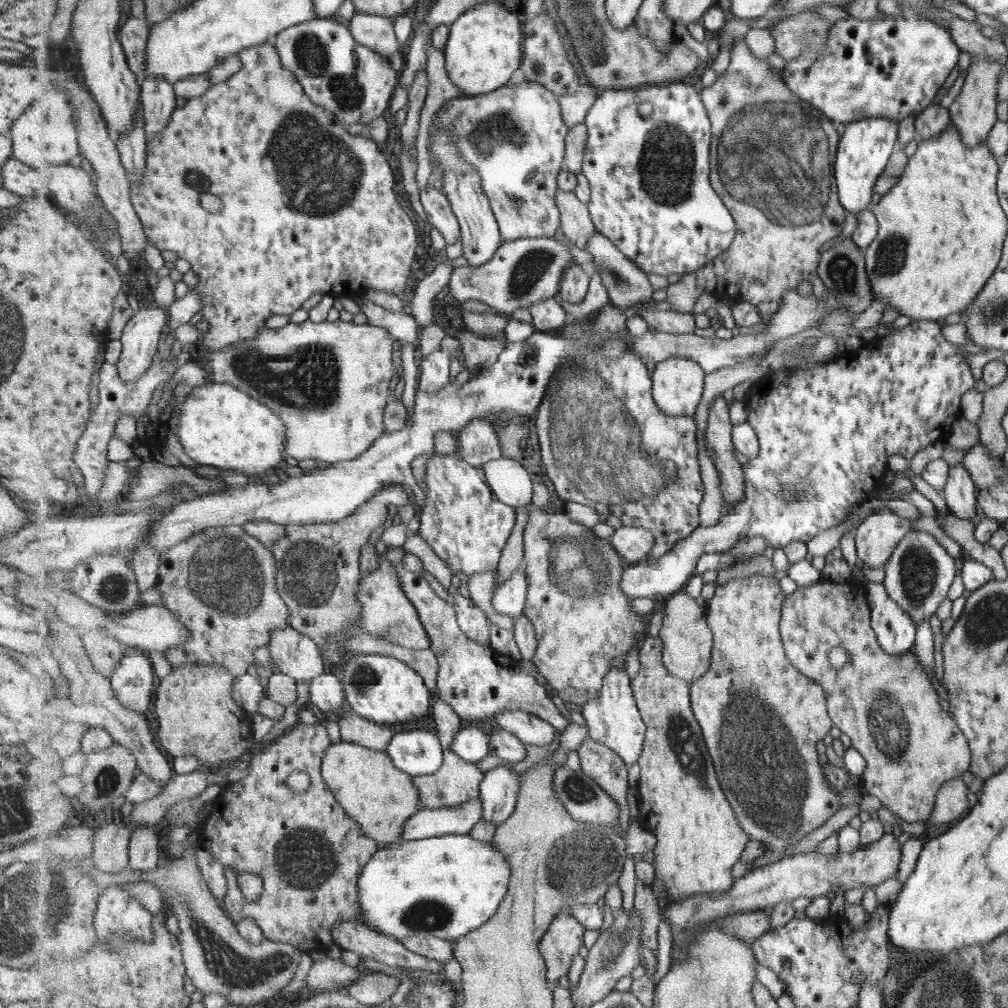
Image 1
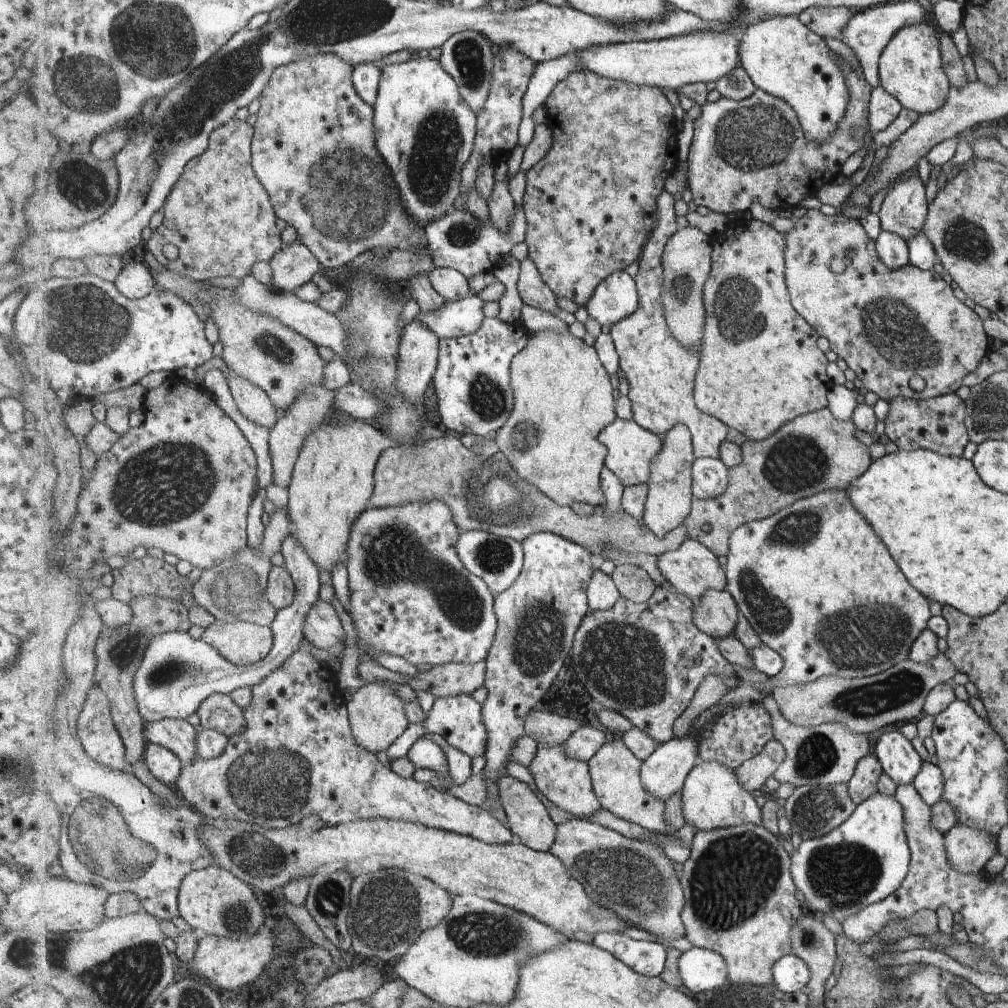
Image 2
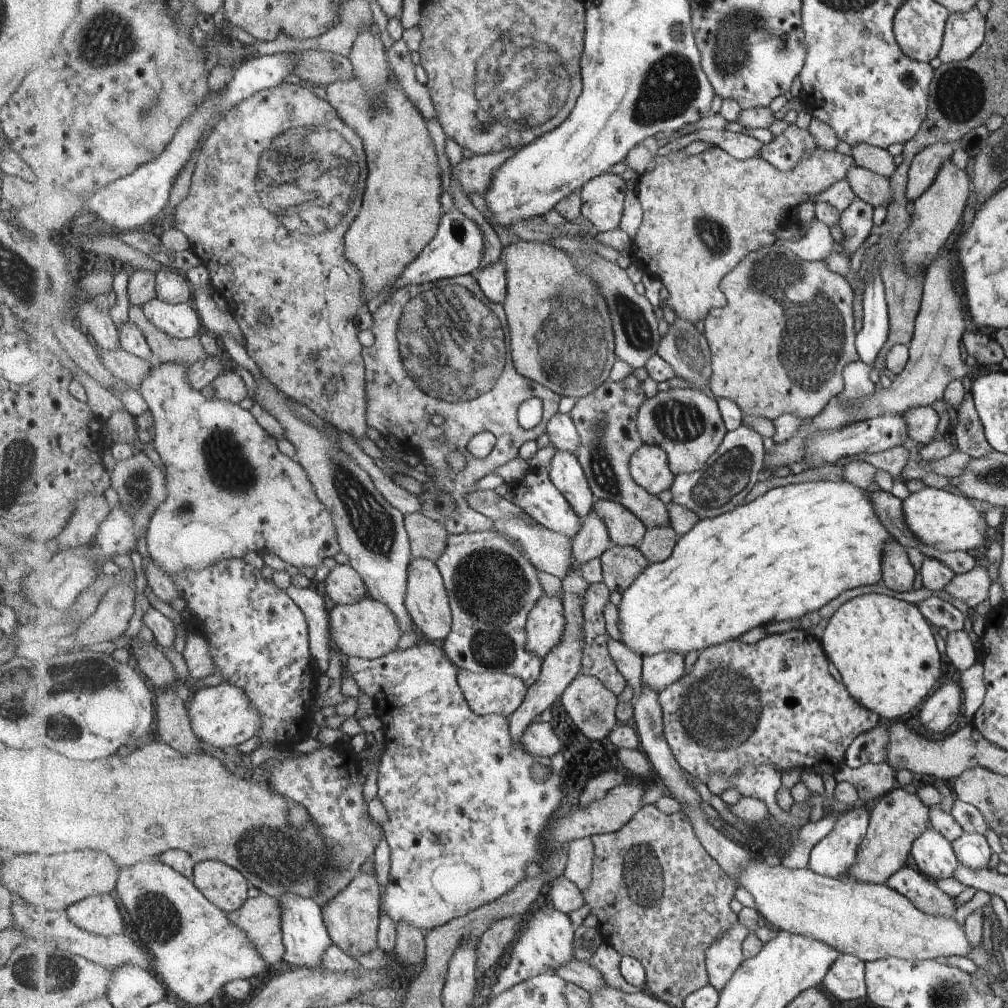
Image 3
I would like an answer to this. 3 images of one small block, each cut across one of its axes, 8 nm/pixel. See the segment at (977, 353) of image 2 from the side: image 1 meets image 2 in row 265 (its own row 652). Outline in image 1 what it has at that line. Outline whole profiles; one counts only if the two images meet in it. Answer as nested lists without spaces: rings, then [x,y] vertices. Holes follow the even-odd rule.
[[[820,578],[816,583],[798,587],[784,601],[781,634],[792,663],[809,678],[817,681],[827,693],[829,715],[833,724],[845,733],[867,759],[863,774],[865,789],[876,796],[882,806],[907,823],[927,822],[933,808],[939,784],[960,777],[968,770],[971,750],[963,733],[945,718],[925,668],[917,662],[917,654],[909,648],[903,656],[887,656],[881,650],[879,638],[871,628],[871,610],[863,586],[851,591],[851,586]]]

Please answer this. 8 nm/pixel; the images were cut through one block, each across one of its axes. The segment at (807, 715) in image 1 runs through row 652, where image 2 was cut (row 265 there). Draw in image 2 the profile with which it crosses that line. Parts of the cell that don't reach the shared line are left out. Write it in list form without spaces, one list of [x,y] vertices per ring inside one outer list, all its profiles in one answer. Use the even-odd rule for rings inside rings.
[[[752,220],[749,224],[729,228],[723,233],[717,233],[711,237],[714,248],[712,254],[712,274],[704,288],[704,303],[706,306],[706,321],[700,344],[700,367],[696,376],[696,403],[699,408],[711,416],[719,418],[727,426],[743,433],[747,439],[762,441],[774,435],[784,424],[795,420],[805,413],[820,411],[828,406],[828,392],[833,387],[833,380],[828,376],[829,360],[825,352],[819,348],[819,336],[816,328],[805,320],[793,306],[787,284],[787,260],[788,236],[785,233],[777,232],[773,226]]]

